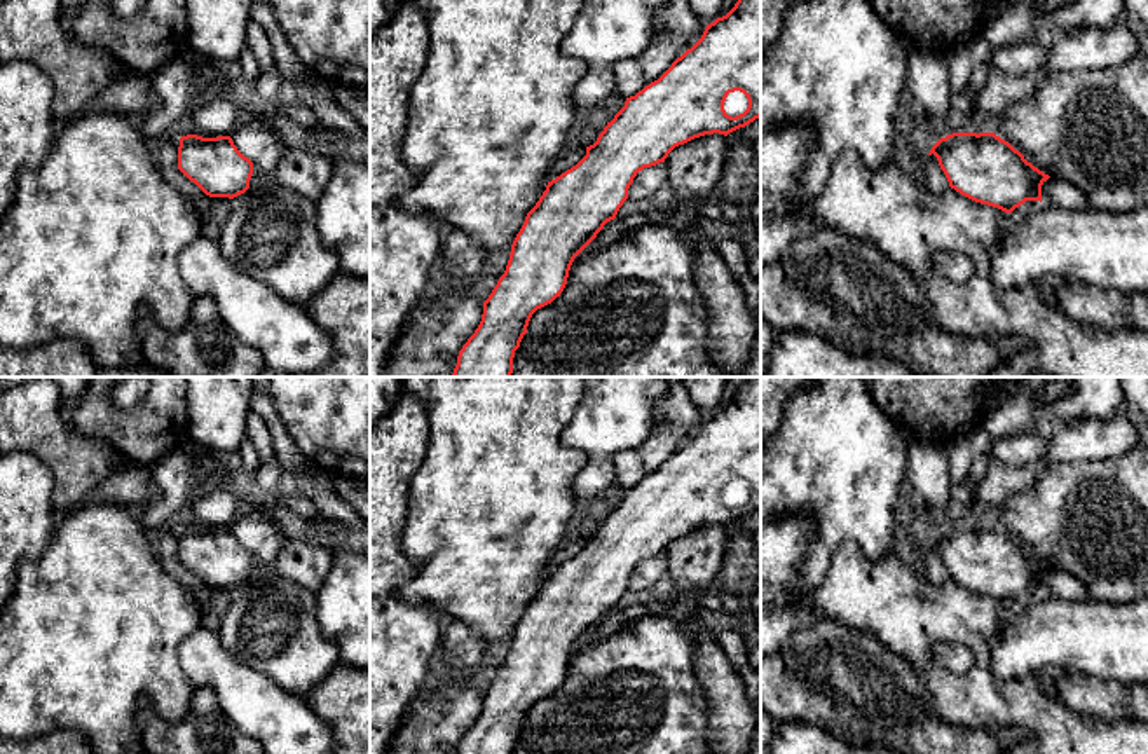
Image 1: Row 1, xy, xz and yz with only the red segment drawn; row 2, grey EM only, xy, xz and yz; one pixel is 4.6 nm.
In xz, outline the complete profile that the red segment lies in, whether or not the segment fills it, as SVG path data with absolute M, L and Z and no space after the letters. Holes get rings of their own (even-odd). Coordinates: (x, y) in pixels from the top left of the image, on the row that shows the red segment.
M738 0L726 16L707 24L701 38L658 80L626 98L576 166L548 182L527 213L506 271L483 302L482 321L459 351L450 377L511 377L515 351L532 314L560 297L574 258L616 218L637 173L665 162L679 145L714 133L728 136L759 117L761 0Z

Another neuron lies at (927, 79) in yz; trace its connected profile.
M907 45L905 89L919 101L940 127L947 127L951 86L946 58Z

